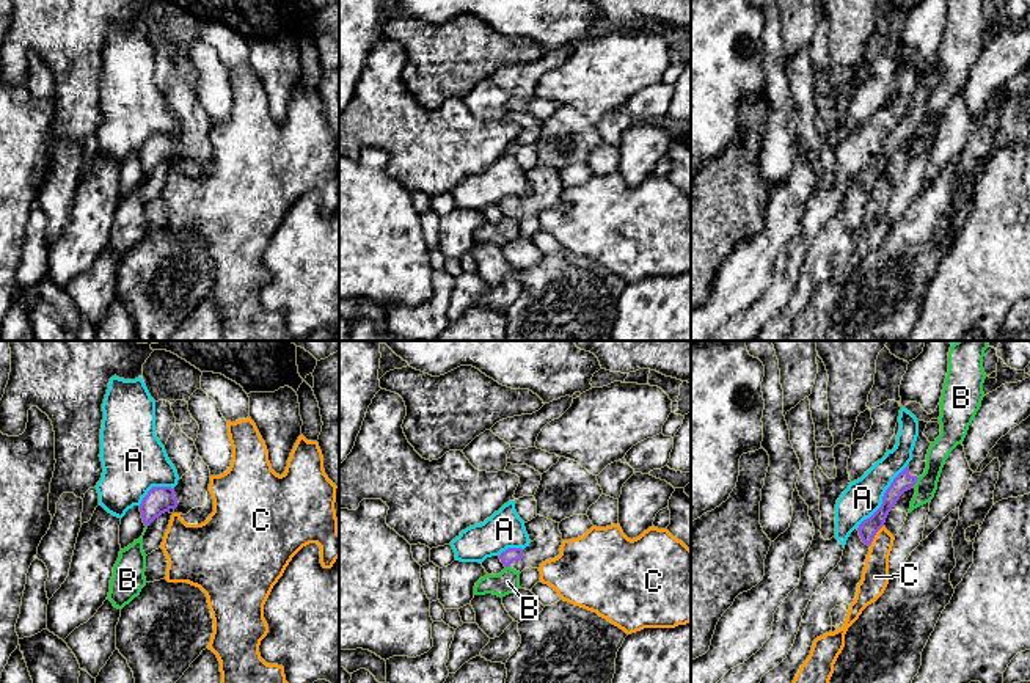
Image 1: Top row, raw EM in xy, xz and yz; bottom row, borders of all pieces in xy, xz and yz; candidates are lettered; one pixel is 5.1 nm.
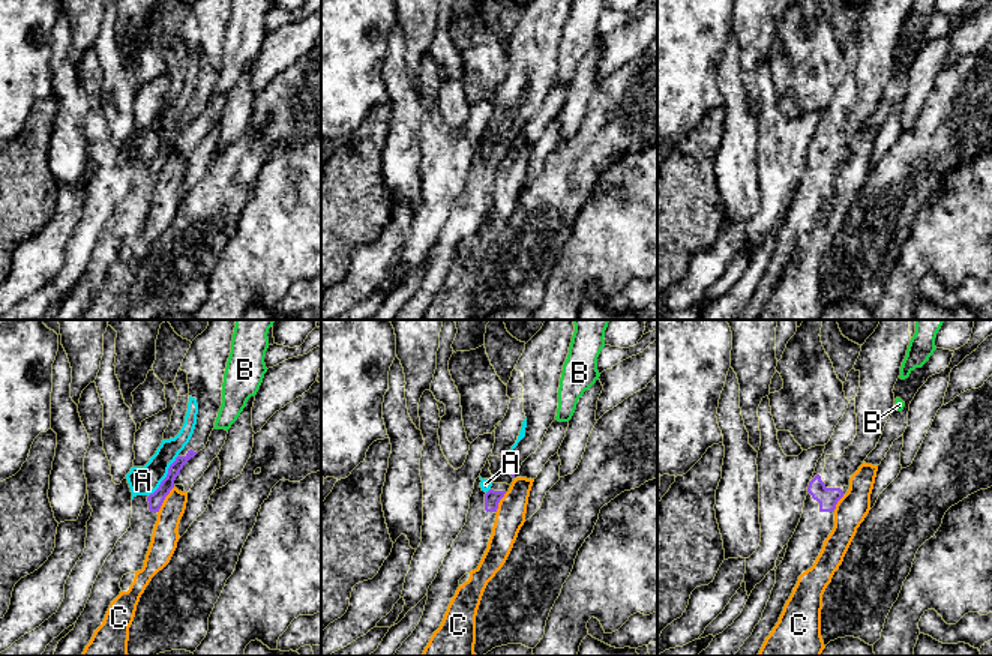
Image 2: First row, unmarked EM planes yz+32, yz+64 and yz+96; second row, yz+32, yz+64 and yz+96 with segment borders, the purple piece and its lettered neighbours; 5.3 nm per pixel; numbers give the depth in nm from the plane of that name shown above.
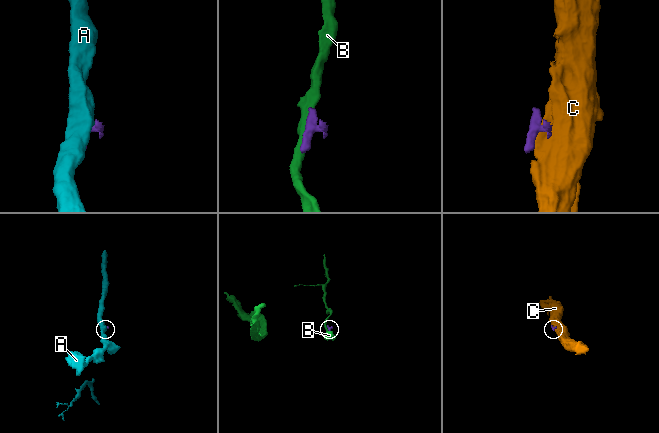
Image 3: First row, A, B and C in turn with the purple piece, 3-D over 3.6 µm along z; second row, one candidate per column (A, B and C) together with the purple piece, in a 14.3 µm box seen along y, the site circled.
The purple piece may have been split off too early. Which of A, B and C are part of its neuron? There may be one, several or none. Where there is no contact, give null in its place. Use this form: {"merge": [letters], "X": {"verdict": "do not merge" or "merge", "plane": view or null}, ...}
{"merge": [], "A": {"verdict": "do not merge", "plane": "yz"}, "B": {"verdict": "do not merge", "plane": "yz"}, "C": {"verdict": "do not merge", "plane": "yz"}}

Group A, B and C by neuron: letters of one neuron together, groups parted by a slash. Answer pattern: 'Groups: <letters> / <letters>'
Groups: A / B / C

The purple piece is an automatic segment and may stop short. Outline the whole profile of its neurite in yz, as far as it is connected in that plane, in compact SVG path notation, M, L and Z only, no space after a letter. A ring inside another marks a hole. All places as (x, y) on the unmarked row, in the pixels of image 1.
M919 69L919 85L912 99L912 108L886 138L881 155L849 182L842 209L812 243L787 306L762 325L754 341L787 341L801 314L809 306L813 289L832 278L831 259L835 254L854 250L865 207L876 181L884 174L889 160L900 144L911 138L925 121L926 102L931 94L923 83L926 72Z

